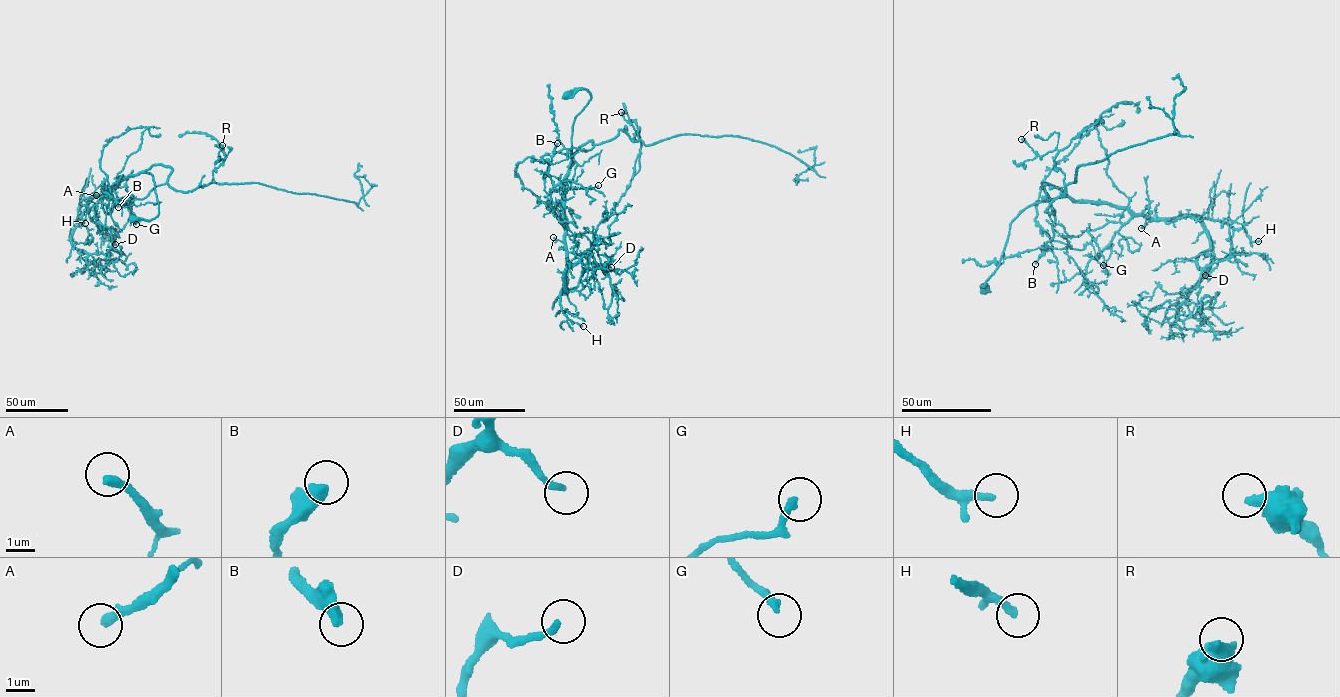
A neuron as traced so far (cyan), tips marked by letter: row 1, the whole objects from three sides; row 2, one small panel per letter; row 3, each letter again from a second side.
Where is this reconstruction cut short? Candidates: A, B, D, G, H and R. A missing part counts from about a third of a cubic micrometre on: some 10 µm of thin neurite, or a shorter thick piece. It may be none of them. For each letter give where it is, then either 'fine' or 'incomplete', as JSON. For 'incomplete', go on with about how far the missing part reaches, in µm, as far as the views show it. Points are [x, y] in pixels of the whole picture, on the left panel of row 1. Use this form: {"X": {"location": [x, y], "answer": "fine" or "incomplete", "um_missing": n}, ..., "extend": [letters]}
{"A": {"location": [96, 195], "answer": "incomplete", "um_missing": 40}, "B": {"location": [118, 207], "answer": "fine"}, "D": {"location": [115, 244], "answer": "incomplete", "um_missing": 40}, "G": {"location": [136, 224], "answer": "fine"}, "H": {"location": [85, 223], "answer": "incomplete", "um_missing": 20}, "R": {"location": [222, 145], "answer": "fine"}, "extend": ["A", "D", "H"]}

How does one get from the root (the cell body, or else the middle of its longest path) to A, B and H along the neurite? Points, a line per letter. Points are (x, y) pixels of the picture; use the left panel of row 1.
A: (134, 219), (150, 221), (158, 213), (151, 173), (129, 177), (104, 194), (96, 195)
B: (134, 219), (158, 212), (152, 176), (143, 172), (171, 168), (164, 184), (143, 199), (118, 198), (118, 207)
H: (134, 219), (150, 221), (158, 213), (151, 173), (129, 177), (104, 195), (80, 202), (80, 217), (85, 223)

